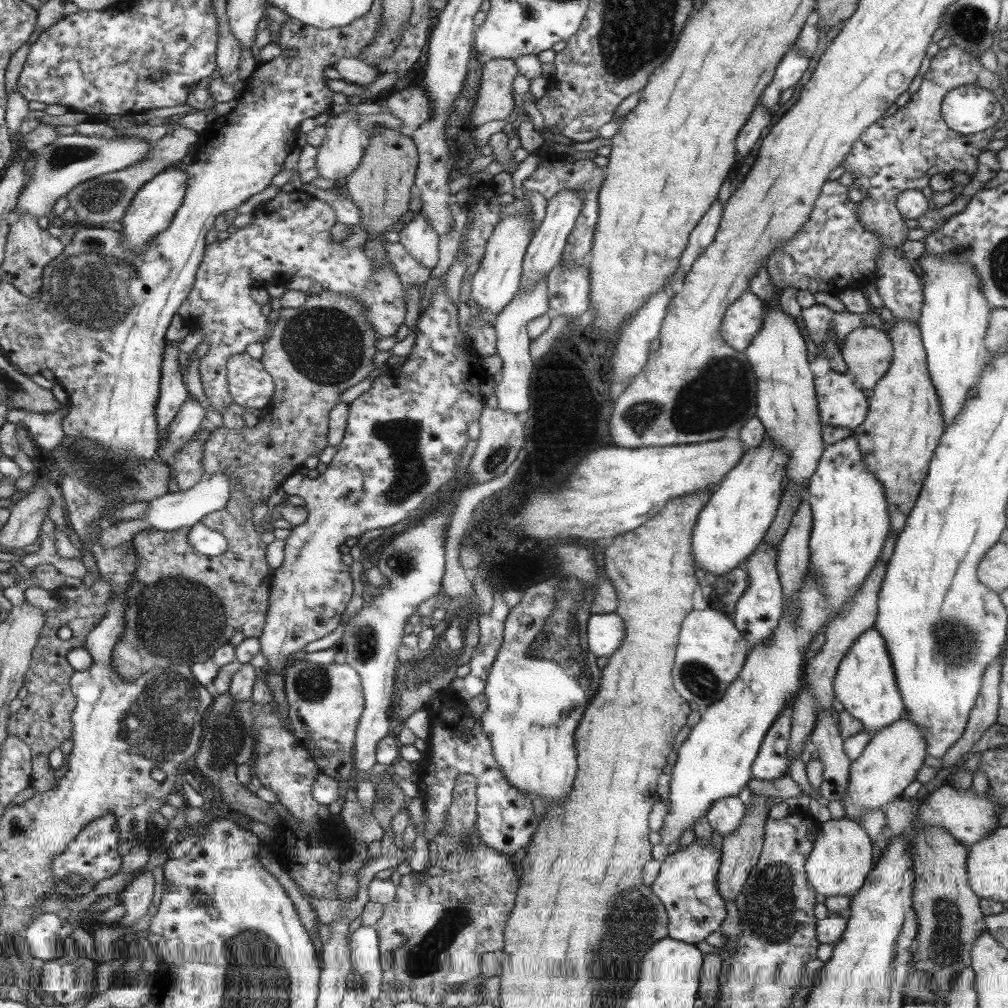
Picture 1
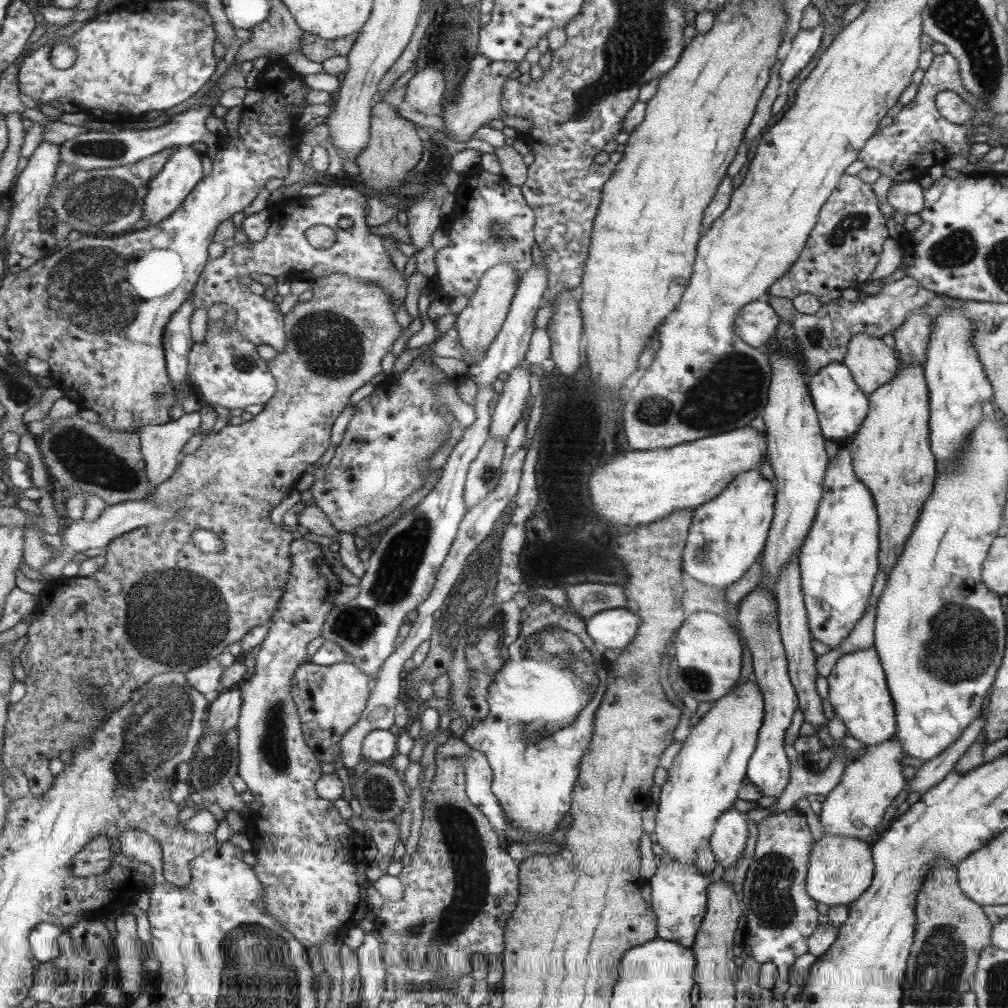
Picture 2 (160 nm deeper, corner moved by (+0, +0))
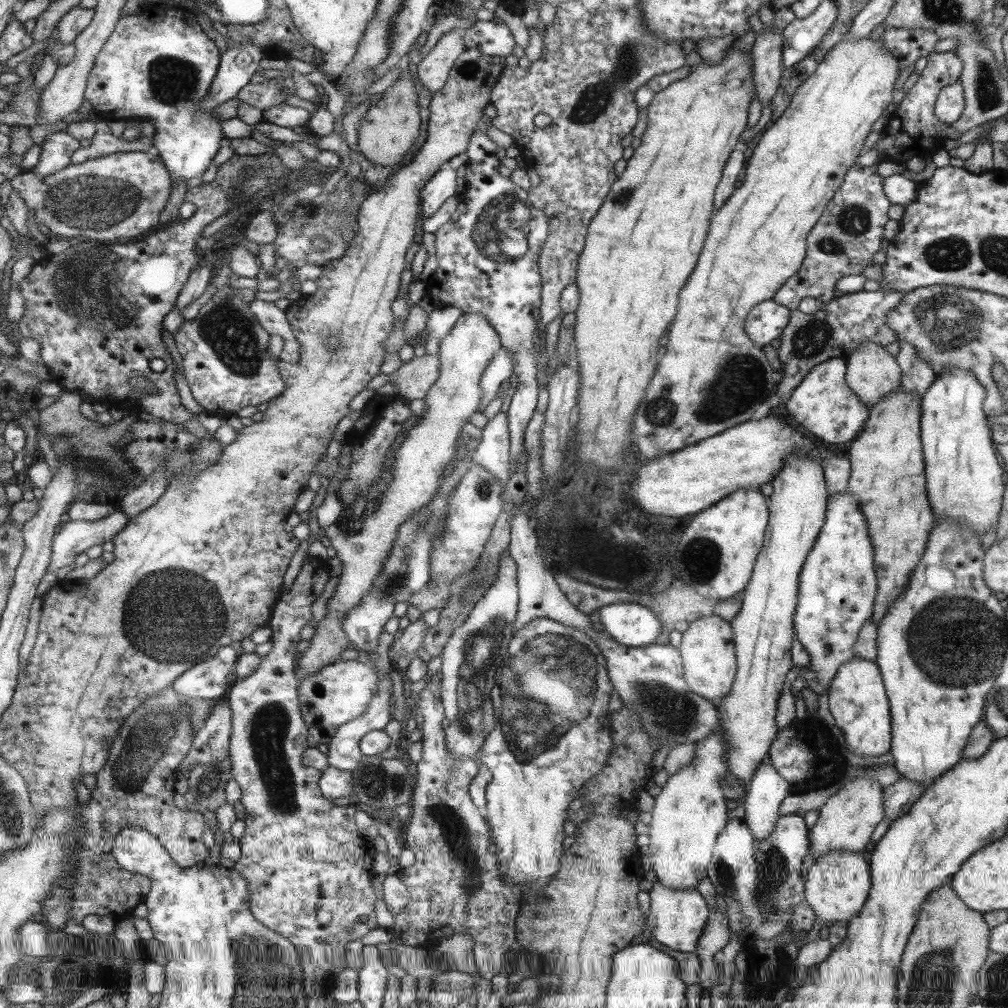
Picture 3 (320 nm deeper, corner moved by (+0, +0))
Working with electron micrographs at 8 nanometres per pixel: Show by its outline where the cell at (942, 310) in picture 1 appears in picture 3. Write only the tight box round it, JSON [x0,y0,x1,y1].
[919,370,1003,536]

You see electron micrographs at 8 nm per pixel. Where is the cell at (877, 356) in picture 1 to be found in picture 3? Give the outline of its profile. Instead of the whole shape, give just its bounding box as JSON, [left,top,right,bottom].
[846,342,902,407]

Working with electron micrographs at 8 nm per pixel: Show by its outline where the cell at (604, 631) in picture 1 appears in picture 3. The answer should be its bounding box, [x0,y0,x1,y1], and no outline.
[597,604,661,647]

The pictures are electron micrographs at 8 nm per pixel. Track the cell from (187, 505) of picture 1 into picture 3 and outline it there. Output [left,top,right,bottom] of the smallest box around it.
[38,508,130,599]

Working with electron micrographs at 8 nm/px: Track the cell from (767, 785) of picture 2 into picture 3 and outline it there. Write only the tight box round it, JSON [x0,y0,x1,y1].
[741,758,790,845]

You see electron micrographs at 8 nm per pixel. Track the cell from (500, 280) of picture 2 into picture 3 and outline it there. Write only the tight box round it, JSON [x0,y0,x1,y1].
[297,312,502,676]

